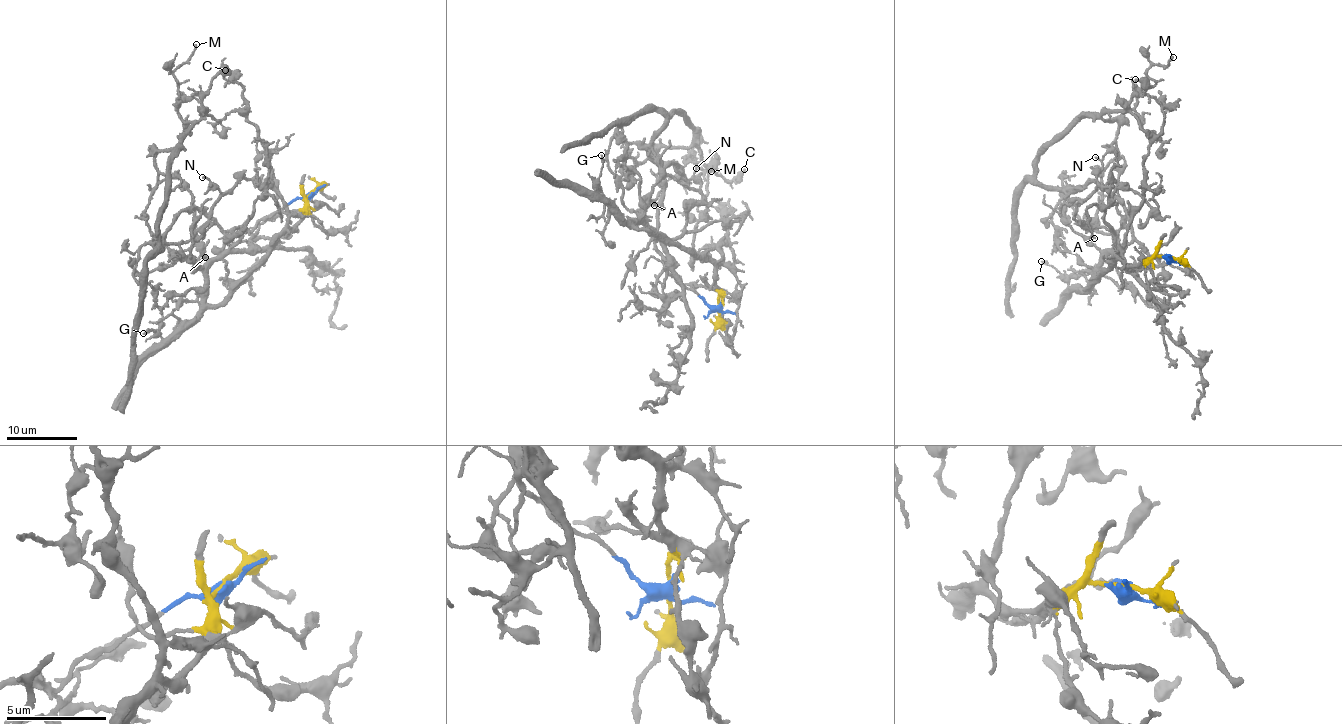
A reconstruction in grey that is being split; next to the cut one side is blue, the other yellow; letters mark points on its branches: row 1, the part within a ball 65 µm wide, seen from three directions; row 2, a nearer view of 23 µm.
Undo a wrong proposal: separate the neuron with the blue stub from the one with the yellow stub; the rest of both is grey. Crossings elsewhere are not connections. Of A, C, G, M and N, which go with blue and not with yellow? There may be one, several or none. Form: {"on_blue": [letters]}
{"on_blue": ["C", "M", "N"]}

